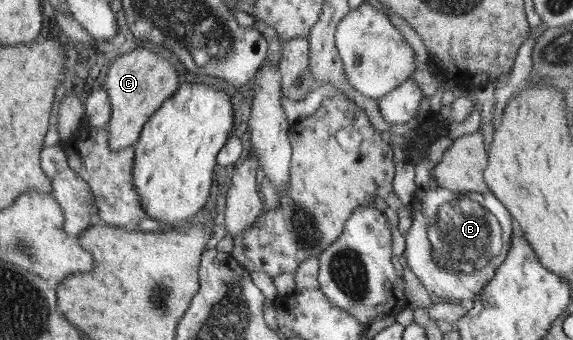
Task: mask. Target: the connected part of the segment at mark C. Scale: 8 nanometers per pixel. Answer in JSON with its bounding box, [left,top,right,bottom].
[104,45,179,152]

